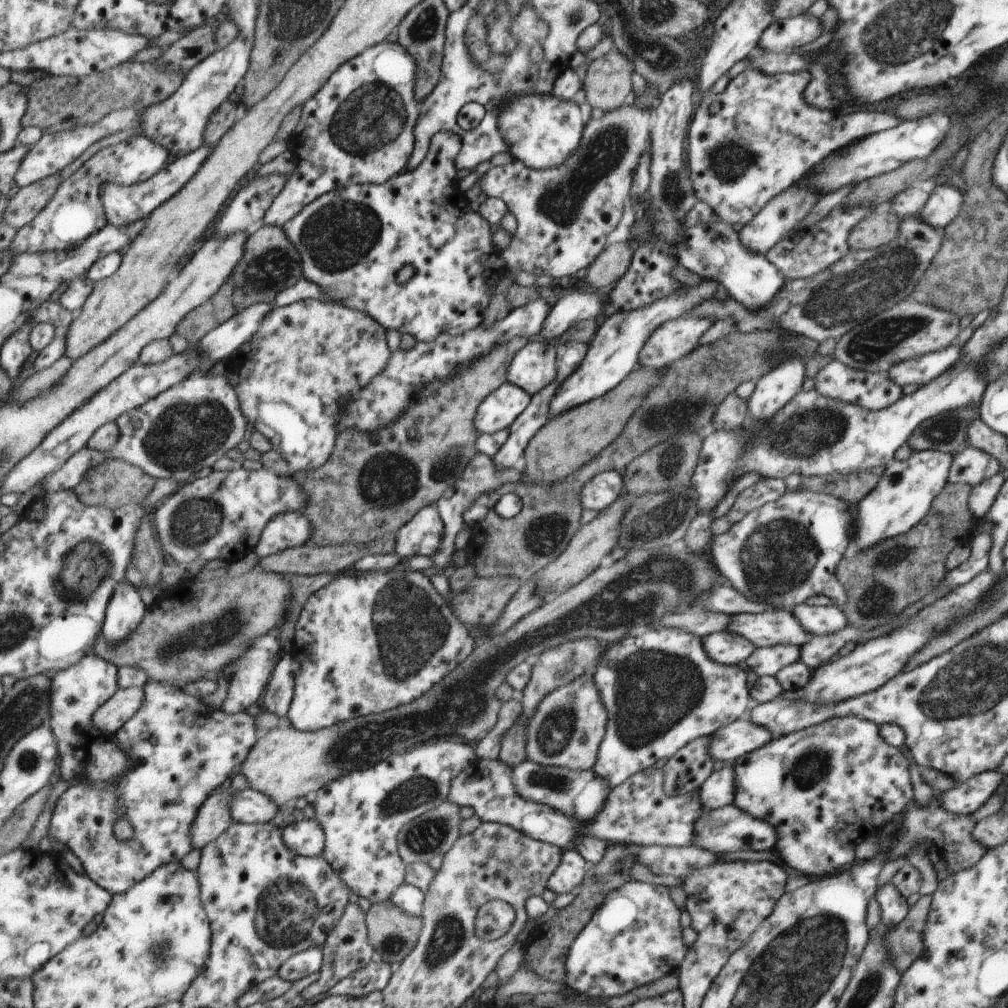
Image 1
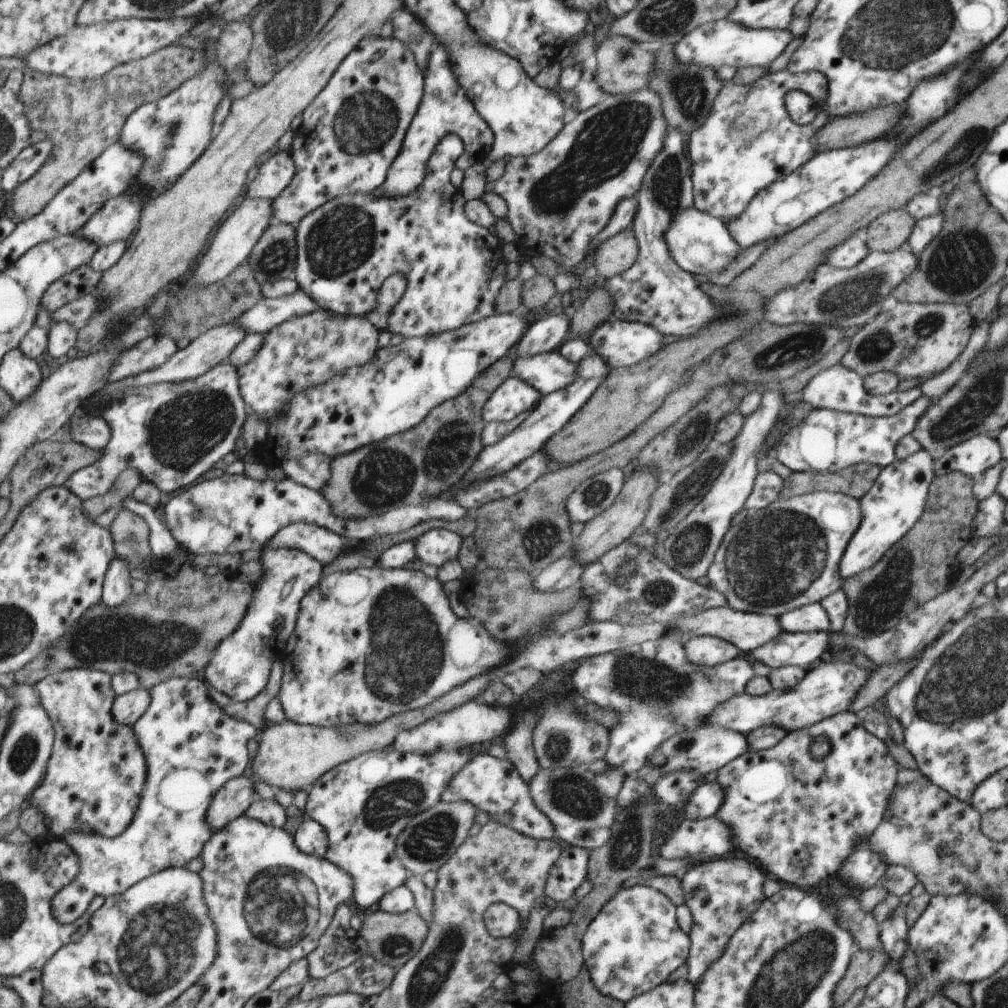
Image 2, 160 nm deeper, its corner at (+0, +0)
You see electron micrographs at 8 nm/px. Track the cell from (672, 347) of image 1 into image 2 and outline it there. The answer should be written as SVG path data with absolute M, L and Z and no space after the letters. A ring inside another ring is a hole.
M605 320L597 325L593 334L586 338L586 341L593 352L601 354L612 368L618 368L632 366L657 357L659 353L667 348L662 343L664 335L661 330L655 330L654 327L647 326L646 323Z

